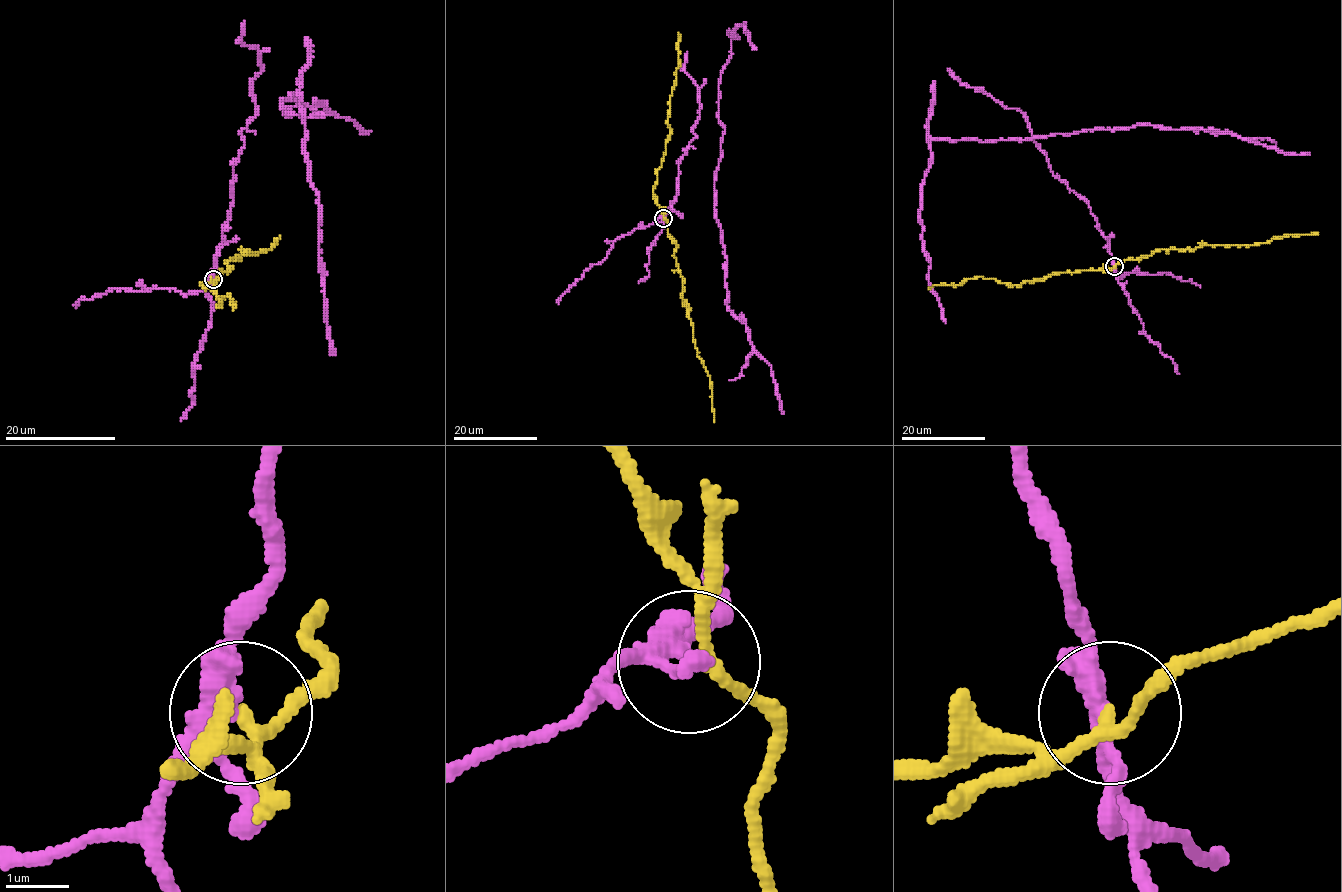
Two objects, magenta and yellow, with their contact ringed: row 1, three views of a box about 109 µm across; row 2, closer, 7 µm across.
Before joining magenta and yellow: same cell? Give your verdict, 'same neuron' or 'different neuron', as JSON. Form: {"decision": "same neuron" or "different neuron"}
{"decision": "different neuron"}

